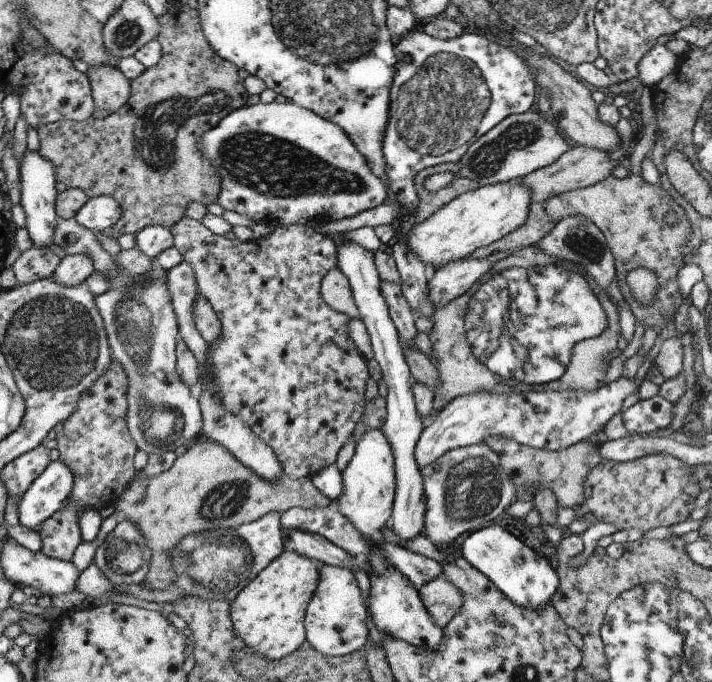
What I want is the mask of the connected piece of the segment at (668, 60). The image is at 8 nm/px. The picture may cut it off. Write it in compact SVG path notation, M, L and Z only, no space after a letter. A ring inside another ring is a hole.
M656 43L656 46L647 52L638 64L638 78L643 86L653 87L664 80L680 61L666 45Z

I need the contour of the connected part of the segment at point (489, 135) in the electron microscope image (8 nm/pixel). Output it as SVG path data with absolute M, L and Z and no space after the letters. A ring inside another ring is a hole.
M531 108L523 113L507 116L475 140L460 162L460 176L478 182L480 187L495 185L512 179L523 179L535 170L547 167L568 150L565 135L558 132L557 125L548 115Z

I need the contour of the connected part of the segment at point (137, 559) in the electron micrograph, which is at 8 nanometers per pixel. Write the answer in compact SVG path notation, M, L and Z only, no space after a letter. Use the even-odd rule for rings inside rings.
M125 520L118 523L114 530L104 538L104 542L98 546L98 550L95 552L93 561L112 584L125 586L145 582L151 554L138 526Z

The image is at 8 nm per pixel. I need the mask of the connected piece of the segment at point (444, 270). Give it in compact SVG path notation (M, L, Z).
M470 256L432 270L428 280L428 298L432 306L435 309L439 303L444 306L468 292L492 266L486 259Z

